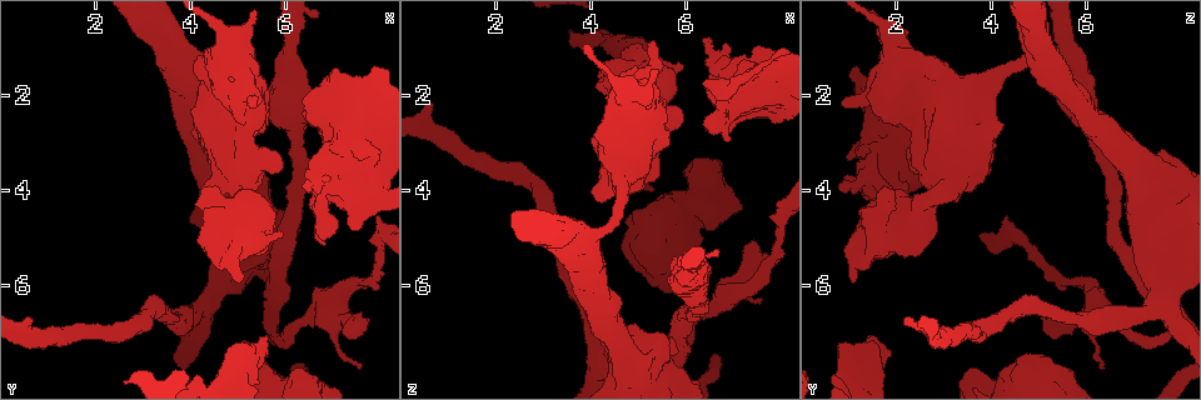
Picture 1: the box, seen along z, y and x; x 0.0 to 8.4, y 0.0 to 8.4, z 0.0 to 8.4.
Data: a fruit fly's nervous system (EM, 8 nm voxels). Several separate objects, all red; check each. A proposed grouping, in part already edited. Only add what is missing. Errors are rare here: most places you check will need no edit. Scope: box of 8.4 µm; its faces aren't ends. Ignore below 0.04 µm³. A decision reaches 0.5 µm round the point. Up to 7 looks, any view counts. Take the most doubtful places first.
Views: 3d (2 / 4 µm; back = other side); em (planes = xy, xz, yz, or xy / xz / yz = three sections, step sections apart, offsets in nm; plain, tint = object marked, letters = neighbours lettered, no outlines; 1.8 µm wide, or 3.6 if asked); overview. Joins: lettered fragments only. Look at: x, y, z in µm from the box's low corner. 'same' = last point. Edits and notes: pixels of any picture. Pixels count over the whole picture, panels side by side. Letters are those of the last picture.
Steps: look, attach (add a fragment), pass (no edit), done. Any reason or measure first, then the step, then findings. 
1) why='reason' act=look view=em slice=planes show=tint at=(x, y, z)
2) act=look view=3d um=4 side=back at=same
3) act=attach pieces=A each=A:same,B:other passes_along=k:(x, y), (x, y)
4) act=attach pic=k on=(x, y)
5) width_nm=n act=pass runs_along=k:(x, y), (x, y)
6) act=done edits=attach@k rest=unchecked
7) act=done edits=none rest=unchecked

why='an open end' act=look view=3d um=2 at=(5.60, 7.40, 1.90)

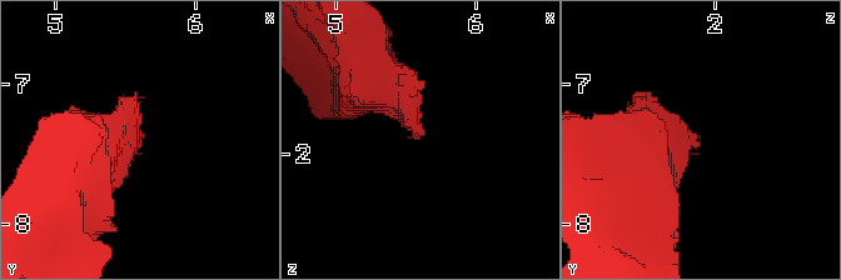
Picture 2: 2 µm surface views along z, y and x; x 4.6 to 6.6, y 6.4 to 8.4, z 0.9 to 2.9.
why='need the tissue' act=look view=em slice=planes show=tint at=(5.60, 7.36, 1.88)

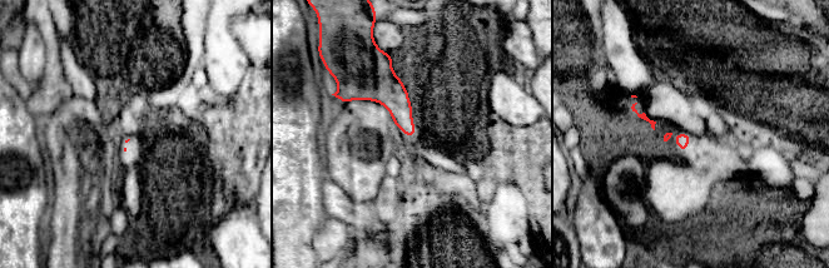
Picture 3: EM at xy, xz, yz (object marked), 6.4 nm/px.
act=look view=em slice=planes show=letters at=same

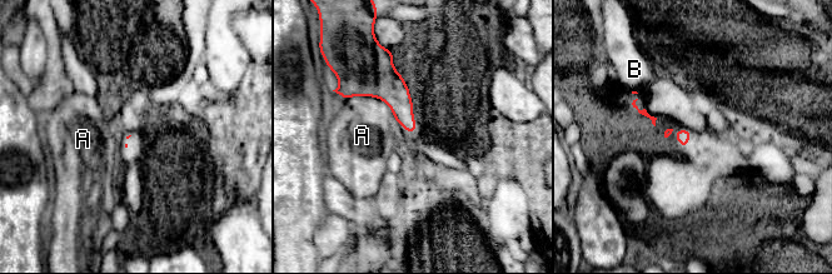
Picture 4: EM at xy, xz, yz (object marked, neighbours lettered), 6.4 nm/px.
longest_contact=A:340nm act=pass each=A:other,B:other border=4:(345, 99), (377, 96), (394, 120) found='none of them fits'

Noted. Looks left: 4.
why='closes a loop' act=look view=em slice=xz step=4 show=letters at=(7.65, 1.85, 1.30)

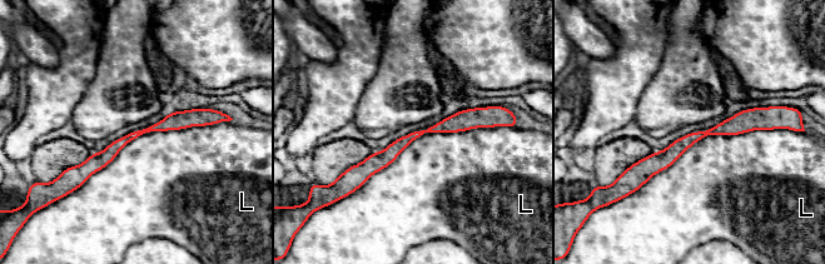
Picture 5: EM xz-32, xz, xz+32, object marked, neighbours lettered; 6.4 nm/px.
width_nm=80 act=pass each=L:other border=5:(219, 121), (145, 133), (70, 193) found='none of them fits'

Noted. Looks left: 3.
why='branch stops here' act=look view=em um=3.6 slice=planes show=letters at=(4.10, 1.30, 2.80)

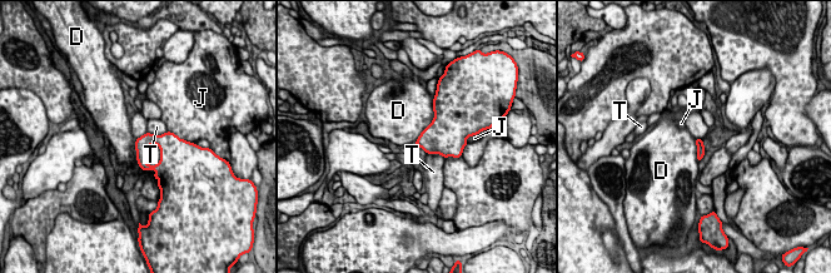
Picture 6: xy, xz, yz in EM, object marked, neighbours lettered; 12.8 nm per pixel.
act=pass each=D:other,J:other,T:other border=6:(433, 100), (433, 119), (414, 144) found='no lettered fragment goes on from it'

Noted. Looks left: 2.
act=done edits=none rest=unchecked

